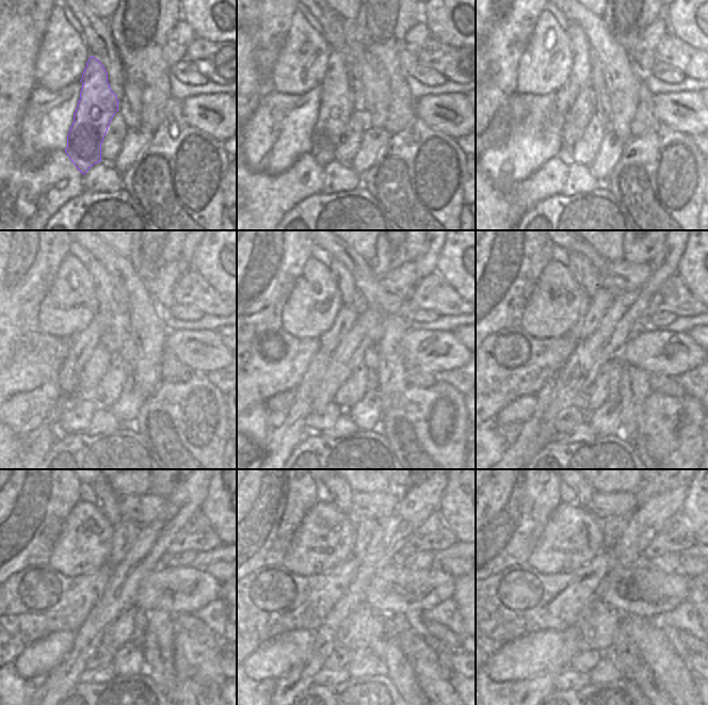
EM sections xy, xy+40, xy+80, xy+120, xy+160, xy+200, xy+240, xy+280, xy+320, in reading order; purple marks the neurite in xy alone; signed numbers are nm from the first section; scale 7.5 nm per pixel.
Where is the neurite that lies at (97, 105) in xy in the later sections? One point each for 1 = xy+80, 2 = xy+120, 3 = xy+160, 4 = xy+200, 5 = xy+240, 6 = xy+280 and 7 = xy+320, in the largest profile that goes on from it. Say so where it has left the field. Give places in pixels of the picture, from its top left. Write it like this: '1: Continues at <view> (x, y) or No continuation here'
1: Continues at xy+80 (579, 115)
2: Continues at xy+120 (105, 289)
3: Continues at xy+160 (346, 283)
4: Continues at xy+200 (588, 276)
5: Continues at xy+240 (106, 498)
6: Continues at xy+280 (342, 493)
7: Continues at xy+320 (583, 491)

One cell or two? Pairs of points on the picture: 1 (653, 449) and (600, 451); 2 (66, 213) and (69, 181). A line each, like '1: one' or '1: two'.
1: two
2: two

